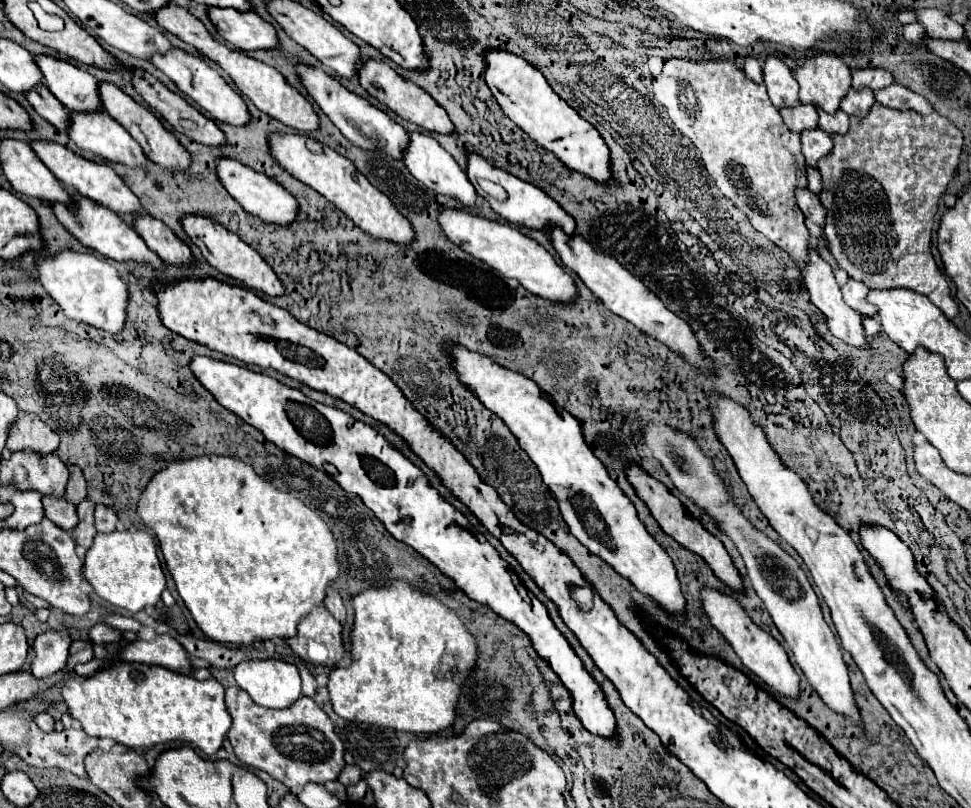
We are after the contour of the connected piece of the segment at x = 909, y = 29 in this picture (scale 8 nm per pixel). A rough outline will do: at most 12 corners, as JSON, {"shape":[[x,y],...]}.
{"shape":[[904,24],[902,34],[912,44],[922,44],[922,24]]}

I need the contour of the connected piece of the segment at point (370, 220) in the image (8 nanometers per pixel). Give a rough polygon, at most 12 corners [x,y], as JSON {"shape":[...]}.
{"shape":[[268,134],[270,156],[374,238],[414,230],[352,162],[310,134]]}

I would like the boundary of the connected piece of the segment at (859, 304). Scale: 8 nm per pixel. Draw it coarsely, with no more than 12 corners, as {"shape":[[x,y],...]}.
{"shape":[[856,280],[842,286],[842,296],[862,316],[874,316],[876,306],[866,300],[868,286]]}

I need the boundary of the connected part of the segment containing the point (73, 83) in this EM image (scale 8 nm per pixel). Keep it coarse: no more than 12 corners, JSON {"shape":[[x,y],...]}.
{"shape":[[34,54],[48,90],[78,112],[102,110],[98,80],[68,60]]}

